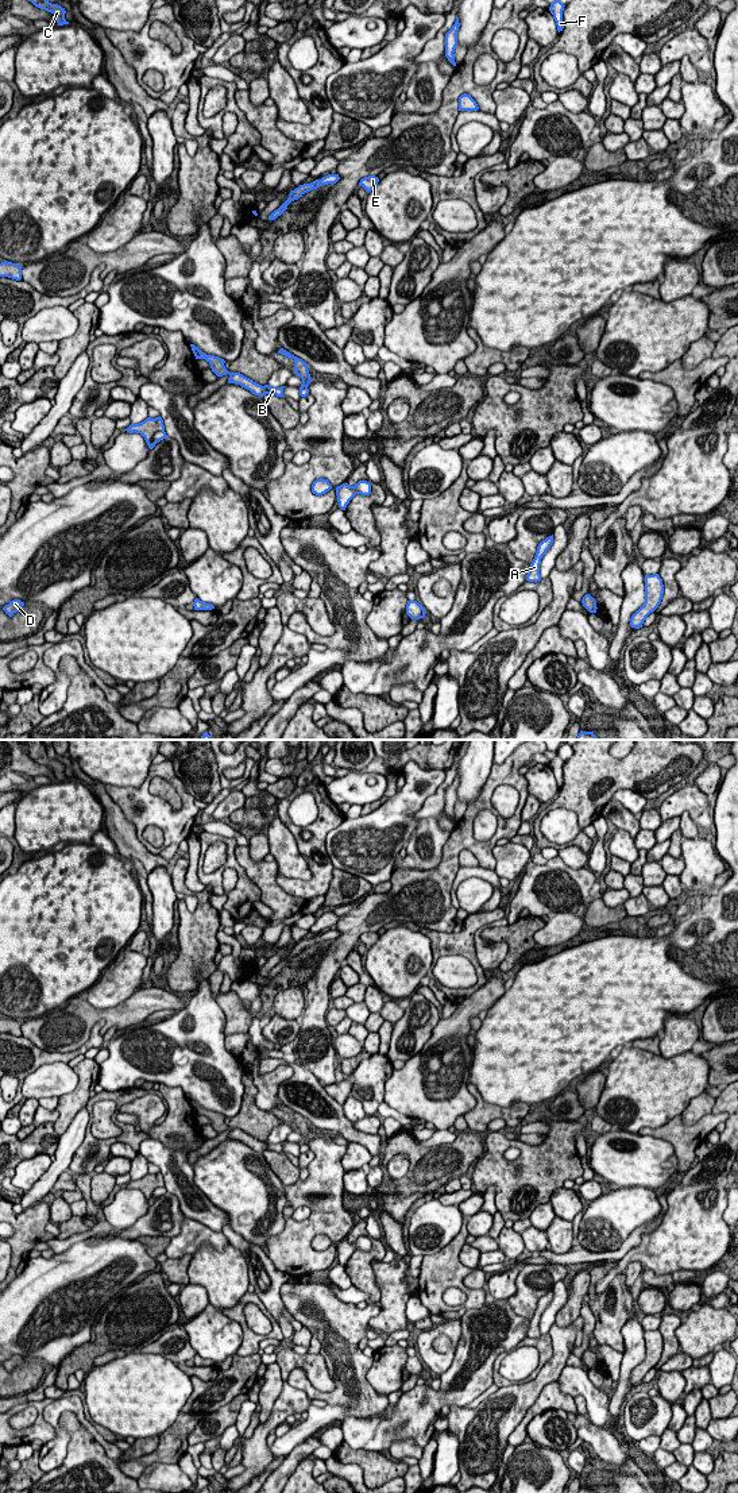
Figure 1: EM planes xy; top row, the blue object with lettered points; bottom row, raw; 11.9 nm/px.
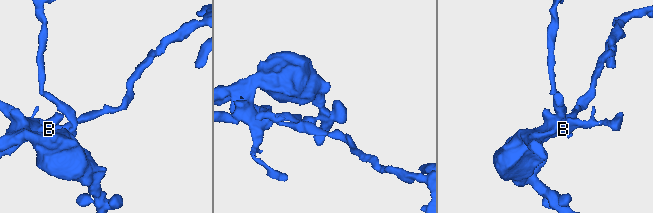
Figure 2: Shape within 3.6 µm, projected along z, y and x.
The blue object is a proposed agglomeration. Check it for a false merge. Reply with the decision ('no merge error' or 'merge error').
merge error

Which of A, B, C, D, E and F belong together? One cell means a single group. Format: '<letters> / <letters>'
A B C D F / E

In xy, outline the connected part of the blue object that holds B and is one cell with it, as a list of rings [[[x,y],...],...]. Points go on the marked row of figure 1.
[[[190,344],[192,351],[196,356],[196,359],[205,359],[209,364],[212,371],[217,375],[217,377],[223,377],[223,375],[229,375],[228,378],[228,383],[235,383],[235,385],[240,385],[242,387],[250,390],[252,394],[255,396],[266,396],[266,394],[275,394],[277,397],[285,397],[283,396],[283,387],[270,387],[268,385],[259,385],[256,382],[254,382],[252,379],[244,377],[240,373],[229,373],[224,363],[225,360],[215,356],[215,355],[206,355],[204,354],[198,347],[196,347],[194,344]]]

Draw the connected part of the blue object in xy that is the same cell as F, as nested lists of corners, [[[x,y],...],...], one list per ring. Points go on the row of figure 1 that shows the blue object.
[[[555,0],[550,7],[549,11],[553,15],[553,19],[556,22],[557,26],[557,31],[563,31],[564,28],[564,22],[563,22],[563,11],[564,11],[564,4],[560,0]]]

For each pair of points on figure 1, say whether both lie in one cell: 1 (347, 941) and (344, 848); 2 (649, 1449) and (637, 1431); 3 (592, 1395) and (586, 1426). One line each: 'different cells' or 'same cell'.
1: different cells
2: different cells
3: different cells

